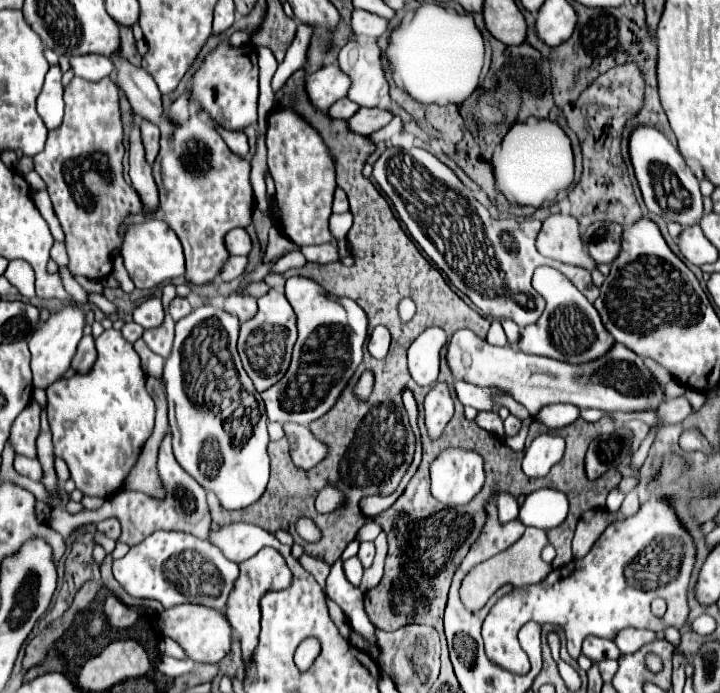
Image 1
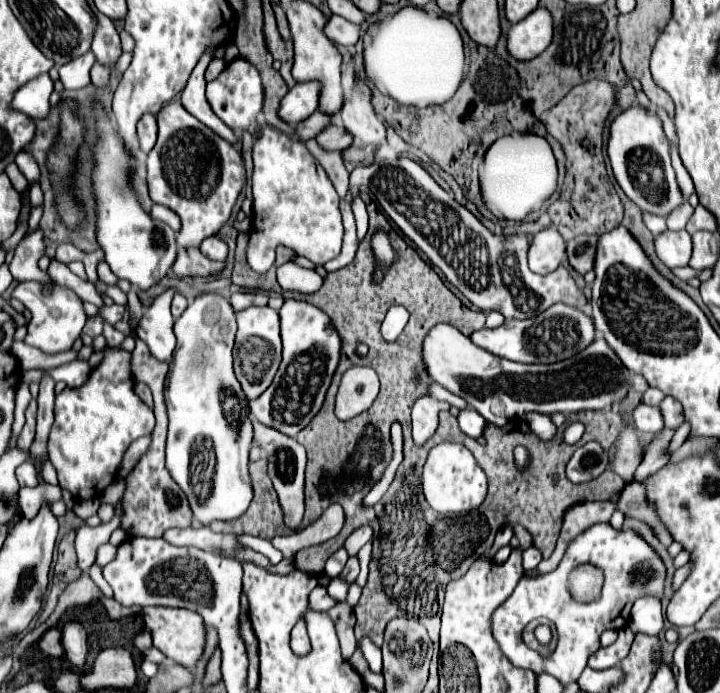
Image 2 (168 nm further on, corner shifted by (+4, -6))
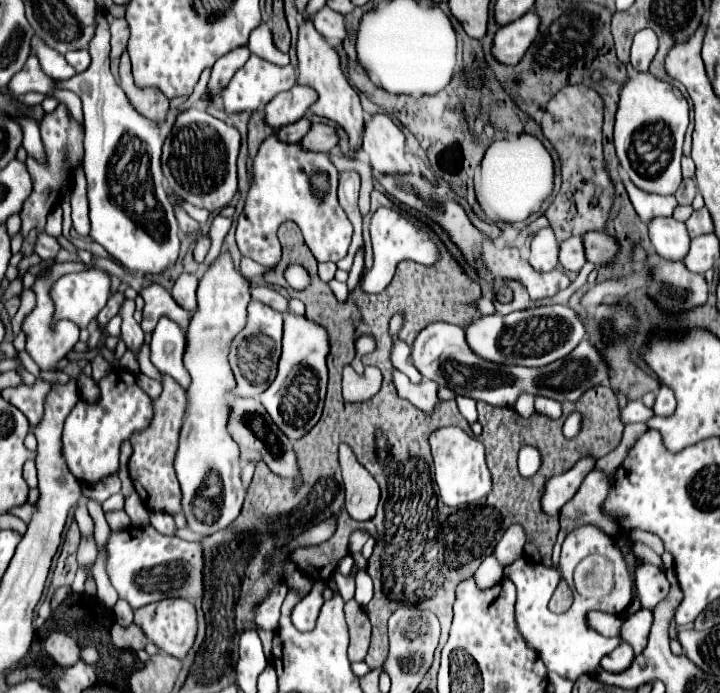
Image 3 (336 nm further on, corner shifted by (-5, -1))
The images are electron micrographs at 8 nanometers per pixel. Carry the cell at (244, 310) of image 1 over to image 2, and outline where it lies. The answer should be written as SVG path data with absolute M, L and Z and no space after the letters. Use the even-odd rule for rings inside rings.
M241 292L241 294L233 294L229 298L231 306L235 312L239 310L245 310L249 306L261 306L261 304L267 304L267 294L259 294L259 292Z

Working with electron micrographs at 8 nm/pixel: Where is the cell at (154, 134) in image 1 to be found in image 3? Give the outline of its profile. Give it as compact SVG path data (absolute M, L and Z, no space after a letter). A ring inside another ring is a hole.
M128 53L120 57L120 87L124 89L130 103L136 107L138 113L142 113L148 119L162 121L168 113L168 97L162 91L156 89L140 89L136 87L130 71L130 59Z

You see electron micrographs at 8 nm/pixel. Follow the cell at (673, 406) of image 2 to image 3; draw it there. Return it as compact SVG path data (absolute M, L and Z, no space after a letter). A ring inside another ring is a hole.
M660 385L658 393L656 393L656 403L654 403L652 409L654 409L656 415L662 415L662 417L668 417L668 415L674 413L674 409L676 409L676 397L674 397L674 393L672 393L670 387Z

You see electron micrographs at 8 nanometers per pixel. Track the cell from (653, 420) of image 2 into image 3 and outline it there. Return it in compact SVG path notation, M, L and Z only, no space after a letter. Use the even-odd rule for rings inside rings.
M630 401L624 409L620 409L620 417L622 417L622 423L628 425L628 423L638 423L638 421L646 421L654 415L652 409L644 407L640 401Z

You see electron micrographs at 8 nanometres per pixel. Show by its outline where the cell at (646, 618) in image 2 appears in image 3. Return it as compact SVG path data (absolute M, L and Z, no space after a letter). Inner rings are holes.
M648 561L636 567L636 587L640 593L640 603L644 609L654 609L668 595L668 579L664 571Z

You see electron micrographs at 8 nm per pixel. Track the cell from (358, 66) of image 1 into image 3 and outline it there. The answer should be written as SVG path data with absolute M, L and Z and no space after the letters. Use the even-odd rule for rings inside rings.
M374 115L366 123L362 149L370 157L376 177L412 173L412 167L406 163L404 155L404 133L388 115Z

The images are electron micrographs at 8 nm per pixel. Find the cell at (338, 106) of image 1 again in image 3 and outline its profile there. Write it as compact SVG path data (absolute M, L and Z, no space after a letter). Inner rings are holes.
M300 119L300 121L296 121L296 123L290 123L290 125L286 125L286 127L280 127L278 133L276 133L276 137L278 137L282 143L298 143L298 141L306 135L308 129L310 129L310 121Z

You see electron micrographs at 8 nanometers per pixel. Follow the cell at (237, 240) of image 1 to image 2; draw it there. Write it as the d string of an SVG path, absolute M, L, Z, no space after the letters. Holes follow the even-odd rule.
M211 236L207 240L203 240L201 248L199 248L207 258L211 260L221 260L225 262L227 260L227 254L229 254L229 248L227 248L227 242L223 238L217 238L217 236Z

